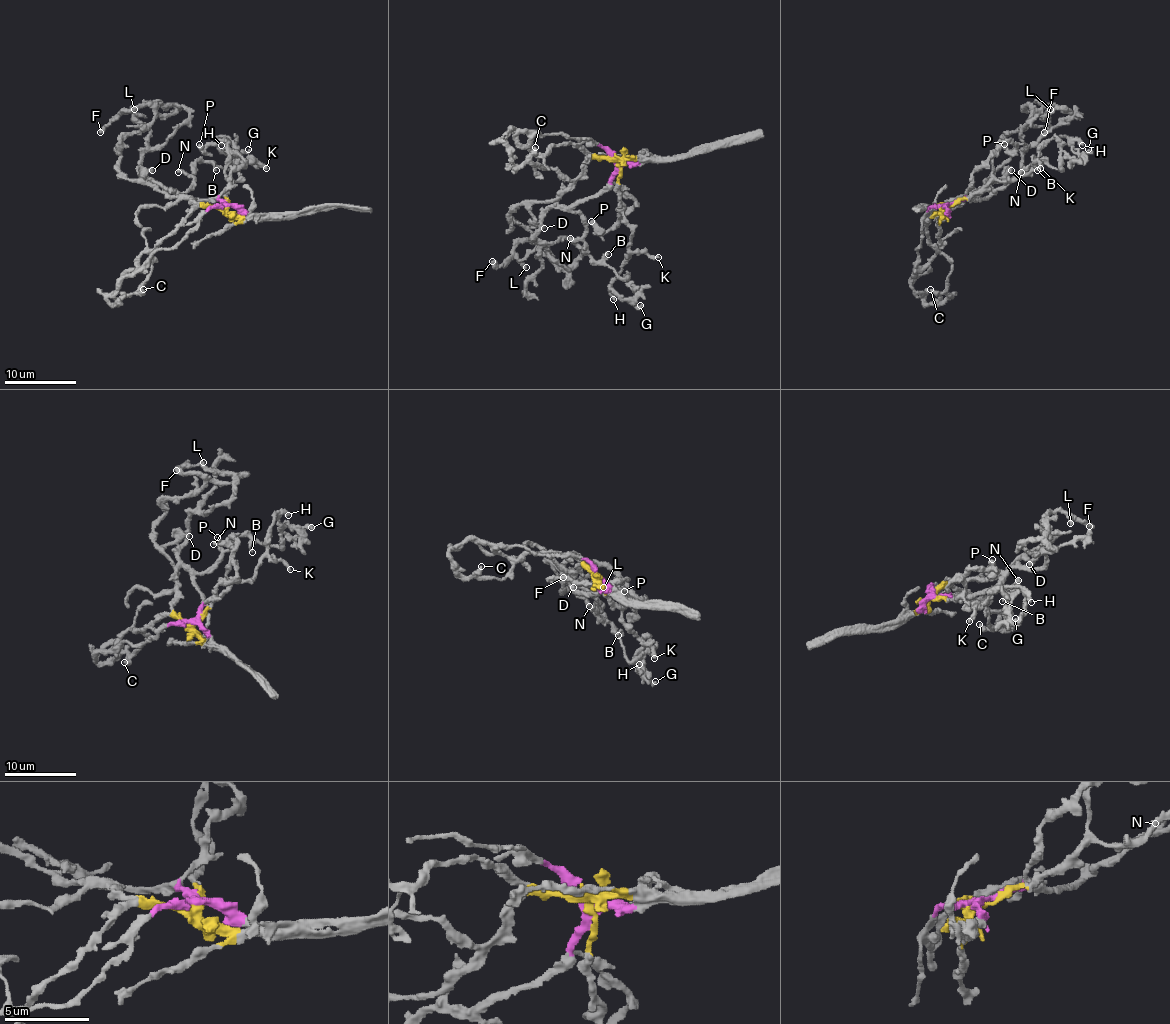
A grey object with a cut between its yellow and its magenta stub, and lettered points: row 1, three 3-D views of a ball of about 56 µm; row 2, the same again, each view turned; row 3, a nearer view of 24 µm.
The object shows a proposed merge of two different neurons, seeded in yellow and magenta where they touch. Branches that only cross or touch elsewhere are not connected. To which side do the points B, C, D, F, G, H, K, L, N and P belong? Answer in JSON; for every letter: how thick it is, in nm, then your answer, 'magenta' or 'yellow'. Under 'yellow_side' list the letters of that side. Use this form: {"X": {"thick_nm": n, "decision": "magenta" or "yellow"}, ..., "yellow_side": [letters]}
{"B": {"thick_nm": 260, "decision": "magenta"}, "C": {"thick_nm": 400, "decision": "yellow"}, "D": {"thick_nm": 360, "decision": "yellow"}, "F": {"thick_nm": 500, "decision": "yellow"}, "G": {"thick_nm": 320, "decision": "yellow"}, "H": {"thick_nm": 300, "decision": "yellow"}, "K": {"thick_nm": 320, "decision": "yellow"}, "L": {"thick_nm": 340, "decision": "yellow"}, "N": {"thick_nm": 360, "decision": "magenta"}, "P": {"thick_nm": 340, "decision": "yellow"}, "yellow_side": ["C", "D", "F", "G", "H", "K", "L", "P"]}

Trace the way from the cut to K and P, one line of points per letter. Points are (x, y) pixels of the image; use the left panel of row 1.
K: (224, 206), (227, 205), (229, 181), (240, 178), (238, 163), (256, 162), (267, 169)
P: (224, 206), (227, 205), (229, 183), (226, 176), (227, 145), (211, 144), (202, 151), (199, 144)

